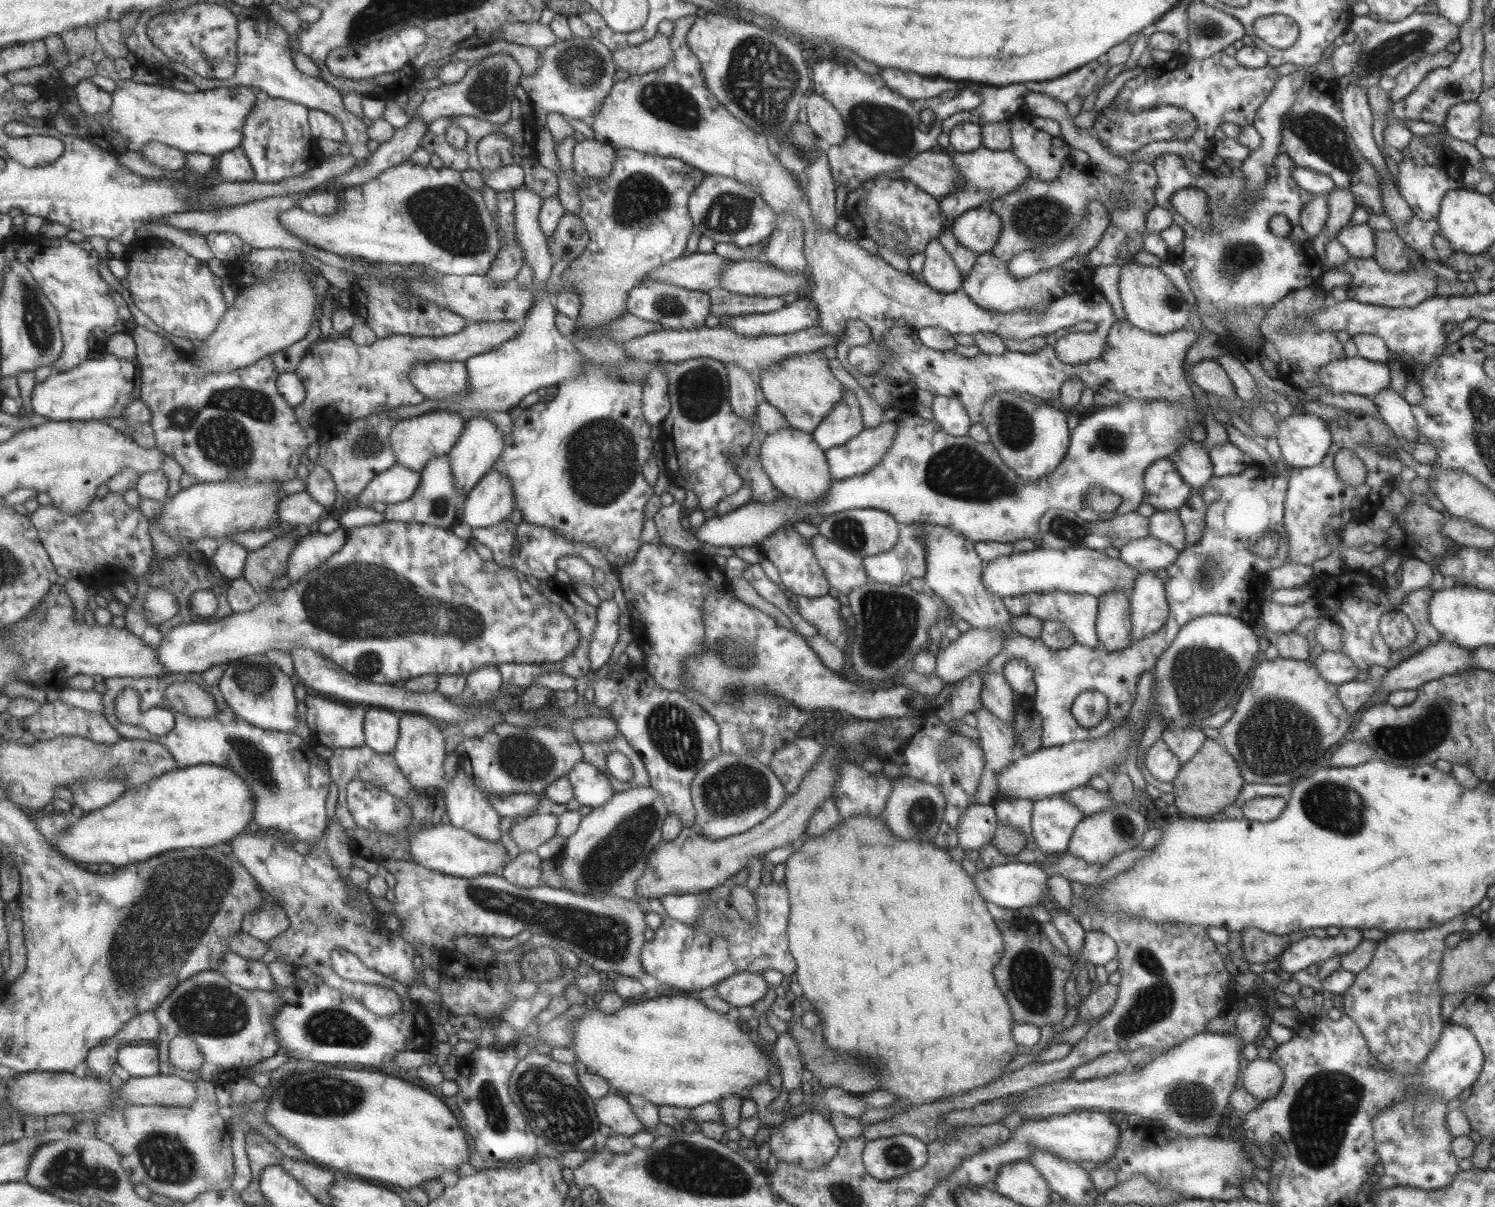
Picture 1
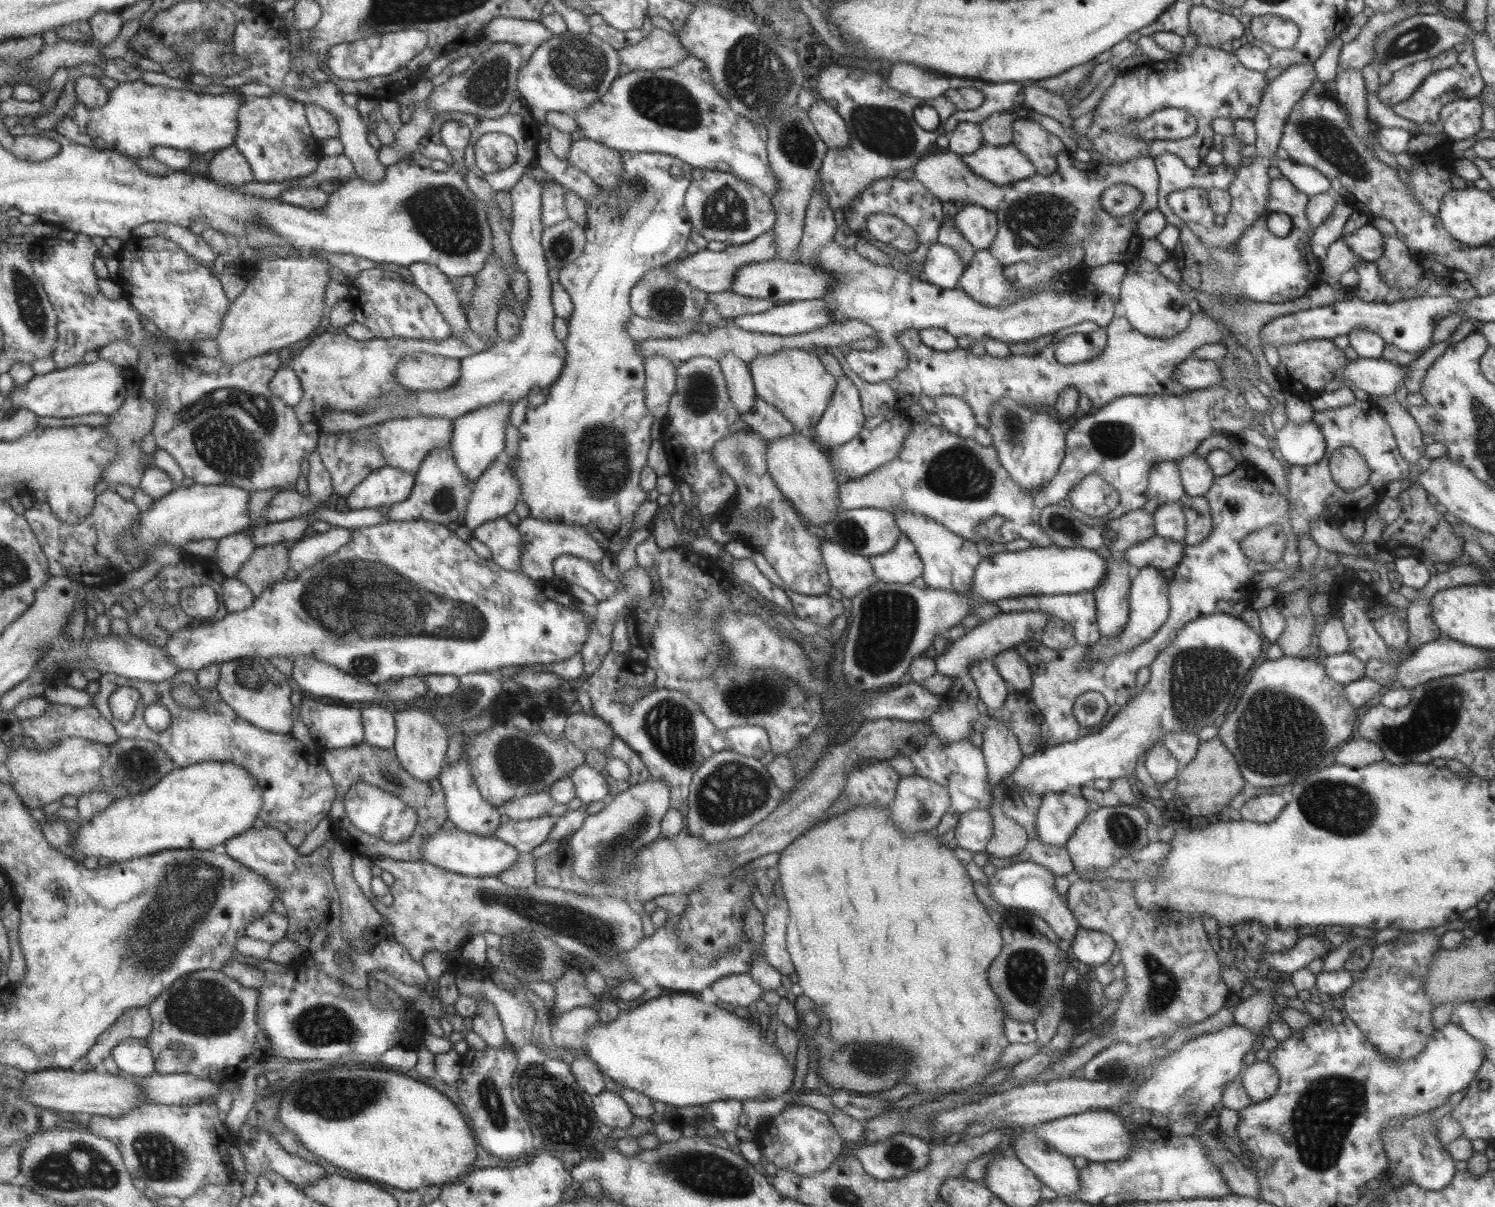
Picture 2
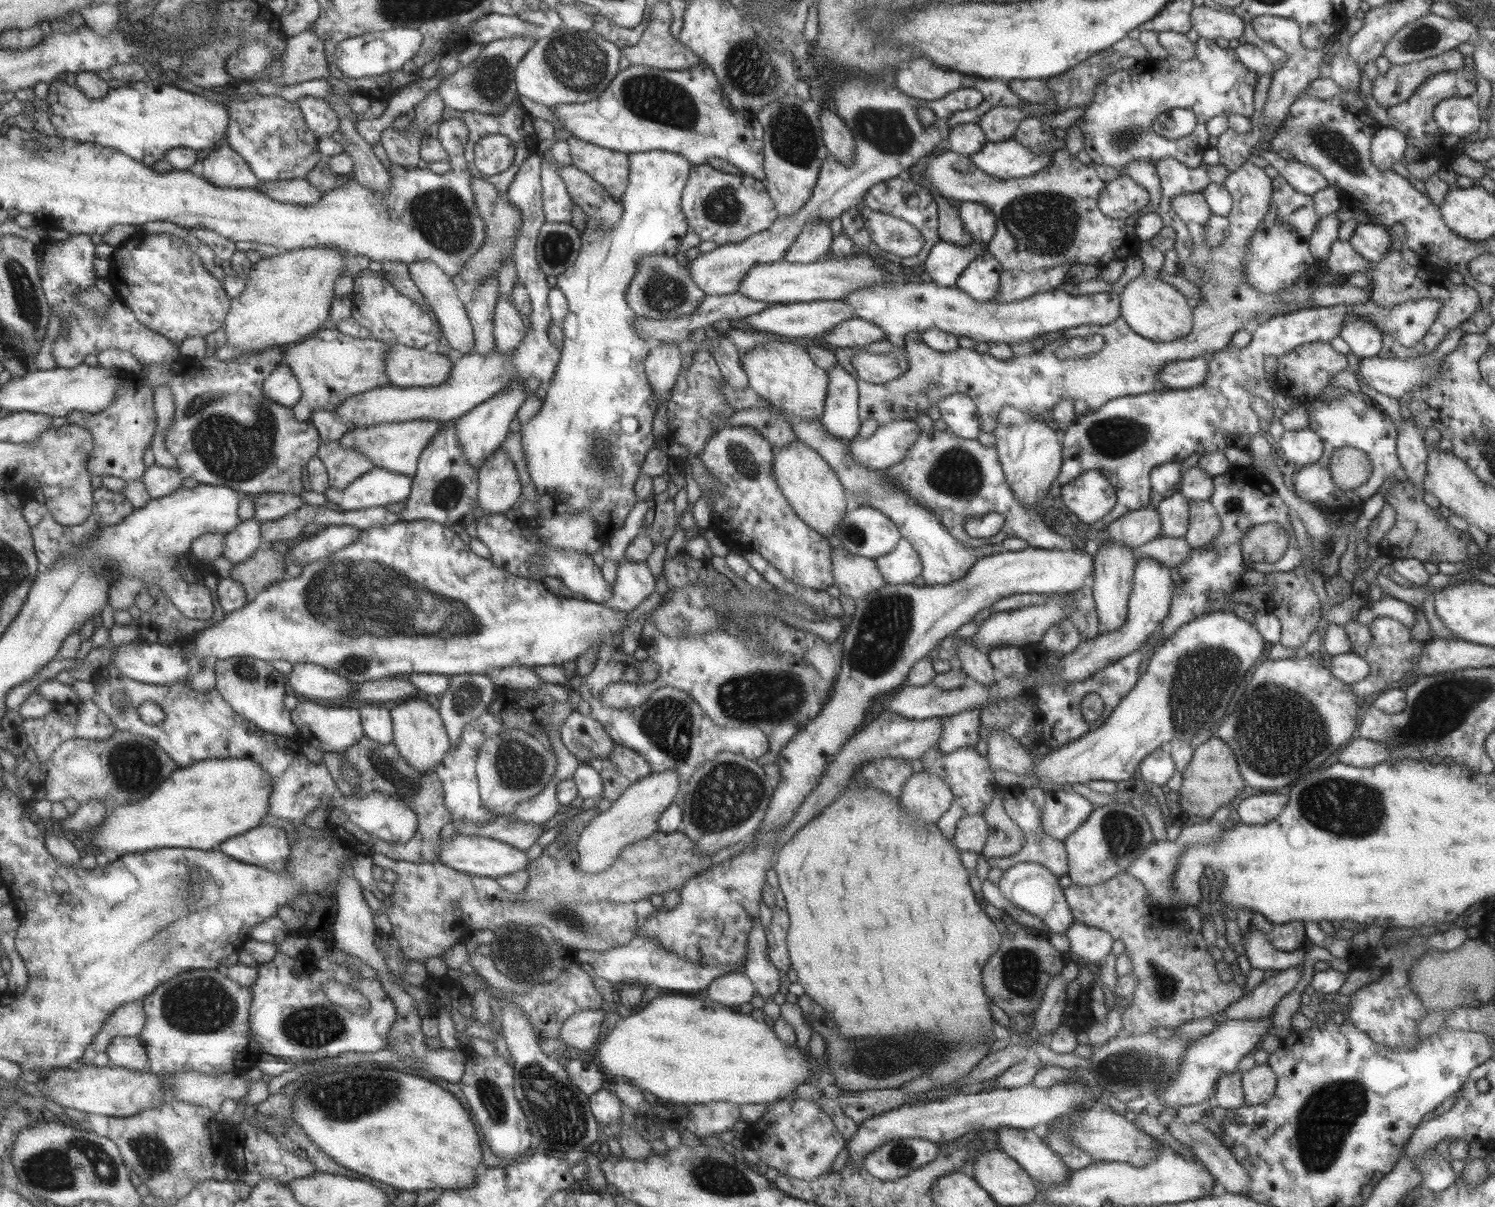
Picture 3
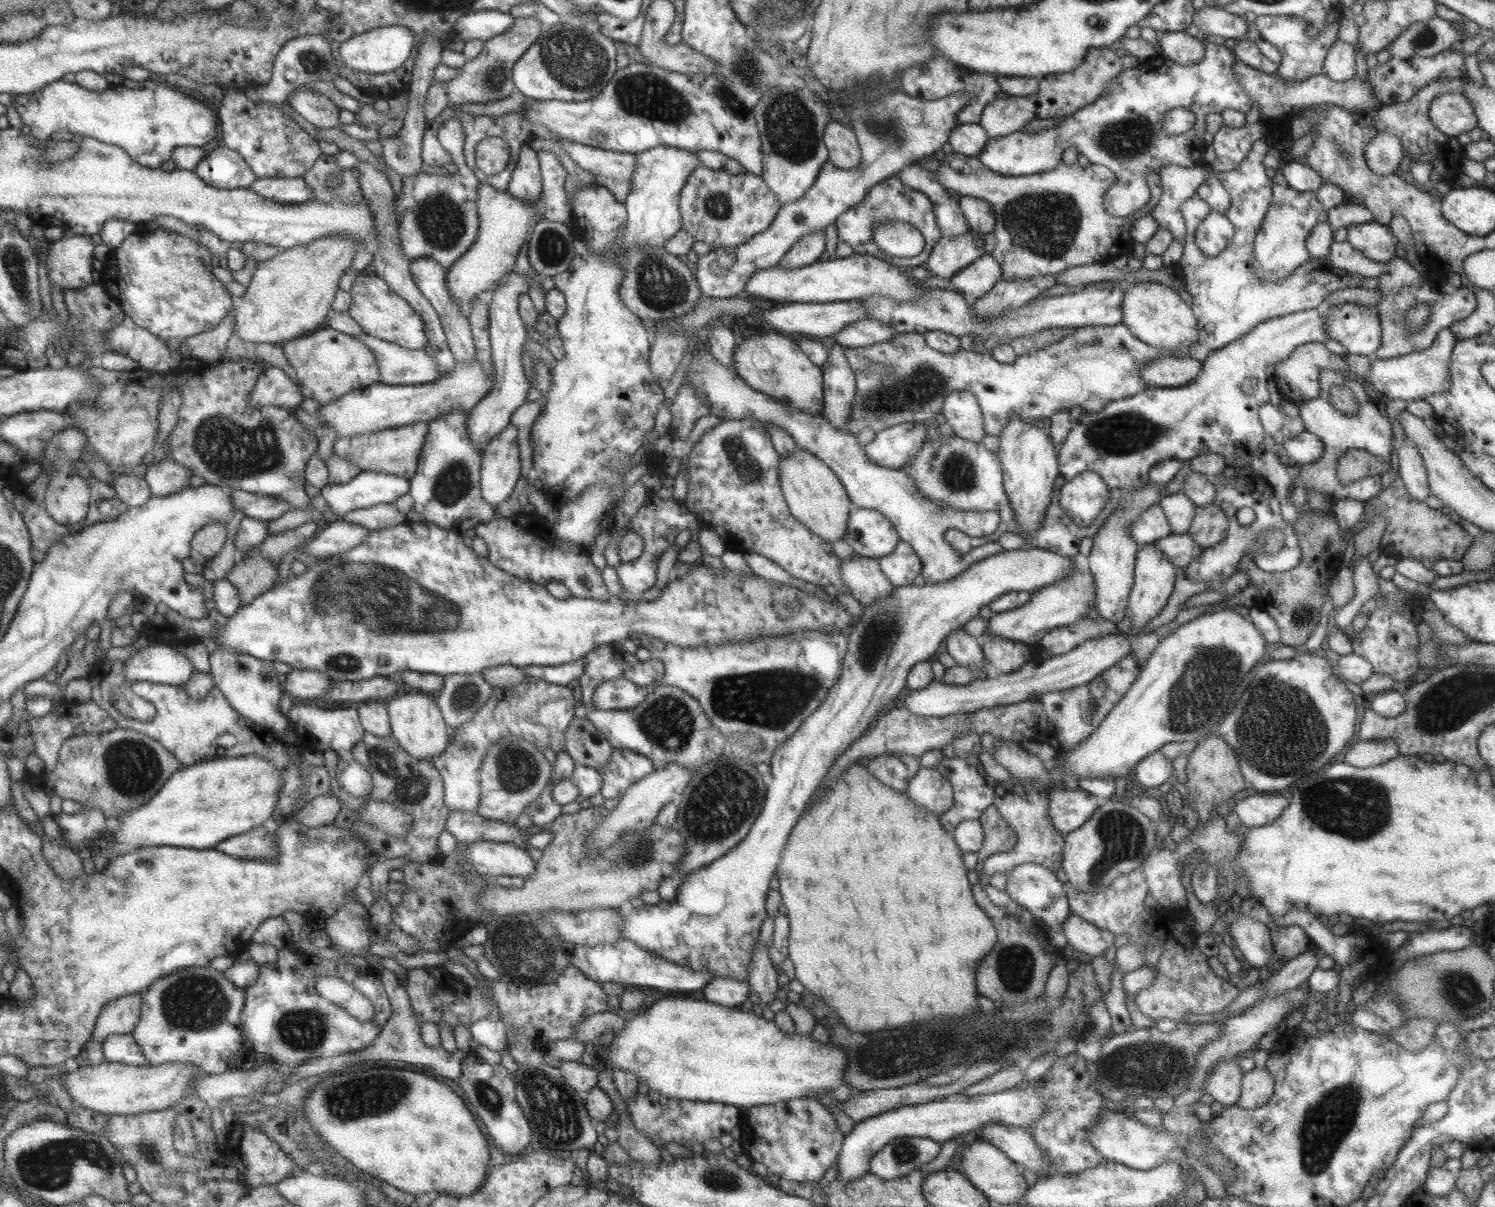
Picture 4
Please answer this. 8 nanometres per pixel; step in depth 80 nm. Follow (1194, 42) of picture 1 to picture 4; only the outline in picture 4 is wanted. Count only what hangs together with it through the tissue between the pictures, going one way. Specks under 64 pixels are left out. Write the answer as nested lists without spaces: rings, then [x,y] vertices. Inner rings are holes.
[[[1207,5],[1194,11],[1192,22],[1200,35],[1213,34],[1213,36],[1221,36],[1224,39],[1241,38],[1248,29],[1244,18]]]

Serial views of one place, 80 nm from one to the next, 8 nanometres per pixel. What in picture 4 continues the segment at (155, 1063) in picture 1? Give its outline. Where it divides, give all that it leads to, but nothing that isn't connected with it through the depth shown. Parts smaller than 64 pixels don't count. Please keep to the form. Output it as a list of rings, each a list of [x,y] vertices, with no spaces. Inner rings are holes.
[[[131,1033],[114,1034],[111,1037],[107,1037],[102,1044],[102,1048],[103,1055],[111,1062],[135,1066],[150,1064],[141,1045],[137,1044],[135,1037]]]

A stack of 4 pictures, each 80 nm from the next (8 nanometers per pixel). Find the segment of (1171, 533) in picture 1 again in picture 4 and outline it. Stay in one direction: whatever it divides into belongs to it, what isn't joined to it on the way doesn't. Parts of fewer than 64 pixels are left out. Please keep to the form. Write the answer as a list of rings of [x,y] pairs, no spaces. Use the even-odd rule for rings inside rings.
[[[1183,492],[1161,497],[1157,502],[1165,513],[1170,534],[1185,534],[1191,525],[1195,505]]]

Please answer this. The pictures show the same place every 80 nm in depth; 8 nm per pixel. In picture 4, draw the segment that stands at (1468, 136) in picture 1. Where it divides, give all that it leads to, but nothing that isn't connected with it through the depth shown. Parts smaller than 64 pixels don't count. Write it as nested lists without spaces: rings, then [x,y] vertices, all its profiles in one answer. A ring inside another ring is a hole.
[[[1455,91],[1437,93],[1429,103],[1427,115],[1432,125],[1448,137],[1477,127],[1468,98]]]

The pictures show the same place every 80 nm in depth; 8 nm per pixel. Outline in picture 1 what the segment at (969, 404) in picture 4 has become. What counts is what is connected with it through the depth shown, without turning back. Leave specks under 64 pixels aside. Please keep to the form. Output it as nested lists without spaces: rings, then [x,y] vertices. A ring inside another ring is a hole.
[[[935,396],[931,403],[931,412],[933,421],[945,434],[953,437],[967,436],[967,431],[972,423],[957,398]]]

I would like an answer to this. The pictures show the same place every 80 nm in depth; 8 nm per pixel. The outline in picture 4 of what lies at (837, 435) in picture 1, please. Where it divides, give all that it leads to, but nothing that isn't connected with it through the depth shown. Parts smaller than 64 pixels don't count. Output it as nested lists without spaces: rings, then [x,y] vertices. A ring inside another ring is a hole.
[[[826,341],[827,358],[820,364],[823,384],[824,410],[822,417],[833,428],[845,431],[849,408],[855,396],[854,372],[845,358],[845,347]]]

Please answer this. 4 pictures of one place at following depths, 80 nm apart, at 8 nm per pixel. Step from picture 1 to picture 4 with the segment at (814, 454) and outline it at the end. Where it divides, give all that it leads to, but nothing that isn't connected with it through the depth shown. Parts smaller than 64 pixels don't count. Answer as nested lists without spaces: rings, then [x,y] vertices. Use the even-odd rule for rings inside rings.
[[[799,450],[779,460],[779,482],[791,516],[809,532],[831,544],[845,537],[849,497],[835,474],[813,455]]]

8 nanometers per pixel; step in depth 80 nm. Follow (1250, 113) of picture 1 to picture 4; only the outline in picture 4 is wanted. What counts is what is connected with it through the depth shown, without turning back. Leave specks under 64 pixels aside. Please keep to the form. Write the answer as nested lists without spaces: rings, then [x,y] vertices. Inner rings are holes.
[[[1200,35],[1200,41],[1205,53],[1199,63],[1181,66],[1160,54],[1140,60],[1137,66],[1121,70],[1106,86],[1104,94],[1095,102],[1082,106],[1073,114],[1065,115],[1050,128],[1042,128],[1034,133],[1015,131],[988,140],[983,150],[976,156],[978,161],[987,169],[1000,175],[1025,176],[1053,170],[1058,161],[1061,161],[1063,150],[1073,146],[1078,154],[1083,155],[1090,164],[1106,166],[1115,175],[1115,182],[1107,189],[1107,192],[1103,193],[1104,211],[1116,217],[1126,217],[1135,213],[1150,199],[1146,172],[1158,173],[1161,166],[1168,164],[1187,168],[1203,163],[1203,148],[1206,146],[1203,142],[1203,134],[1206,131],[1206,122],[1204,121],[1206,114],[1220,113],[1225,109],[1238,110],[1245,114],[1251,106],[1252,100],[1236,83],[1231,72],[1231,65],[1235,62],[1232,50],[1227,49],[1224,45],[1211,44],[1202,35]],[[1177,107],[1189,109],[1194,114],[1196,119],[1193,126],[1185,133],[1163,132],[1162,124],[1165,113]]]

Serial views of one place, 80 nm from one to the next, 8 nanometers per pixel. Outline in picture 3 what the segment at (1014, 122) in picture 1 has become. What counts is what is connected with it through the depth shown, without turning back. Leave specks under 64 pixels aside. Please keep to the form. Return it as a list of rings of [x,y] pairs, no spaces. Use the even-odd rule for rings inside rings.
[[[1037,117],[1023,118],[1015,129],[1013,138],[1036,153],[1049,149],[1055,152],[1065,148],[1065,141],[1061,139],[1060,133],[1040,122]]]

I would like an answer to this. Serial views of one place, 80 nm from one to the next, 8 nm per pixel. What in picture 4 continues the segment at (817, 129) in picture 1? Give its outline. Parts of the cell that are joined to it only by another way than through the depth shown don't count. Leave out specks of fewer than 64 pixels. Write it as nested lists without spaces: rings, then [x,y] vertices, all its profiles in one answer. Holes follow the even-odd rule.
[[[830,119],[825,125],[822,141],[828,150],[828,161],[833,166],[841,170],[851,170],[859,166],[862,156],[851,127]]]

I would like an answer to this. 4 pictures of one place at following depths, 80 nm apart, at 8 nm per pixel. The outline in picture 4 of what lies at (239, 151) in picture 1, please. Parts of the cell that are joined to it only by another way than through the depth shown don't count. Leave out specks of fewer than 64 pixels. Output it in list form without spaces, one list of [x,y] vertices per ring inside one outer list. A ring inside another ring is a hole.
[[[225,144],[210,151],[194,171],[219,189],[251,188],[258,177],[244,155]]]

